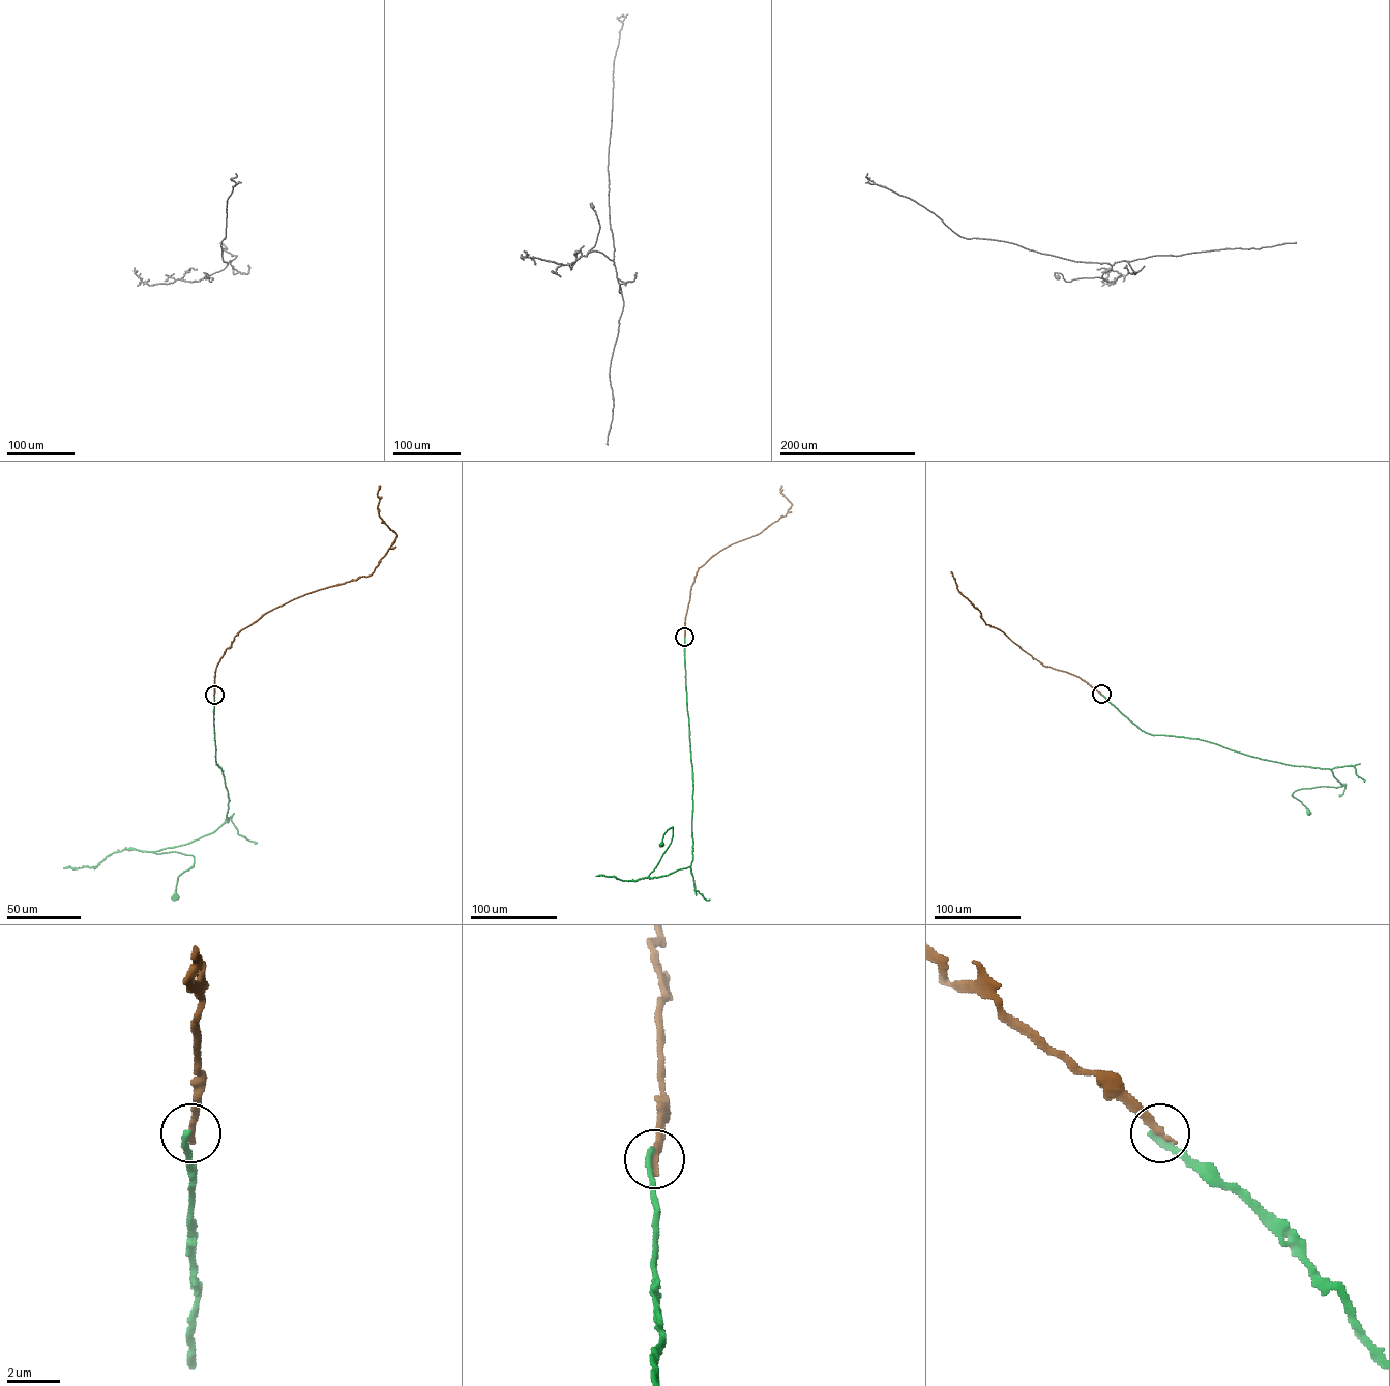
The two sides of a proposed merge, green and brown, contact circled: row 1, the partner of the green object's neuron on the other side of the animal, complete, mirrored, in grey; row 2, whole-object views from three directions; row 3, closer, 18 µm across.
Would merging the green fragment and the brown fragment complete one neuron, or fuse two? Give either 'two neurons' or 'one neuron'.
two neurons

